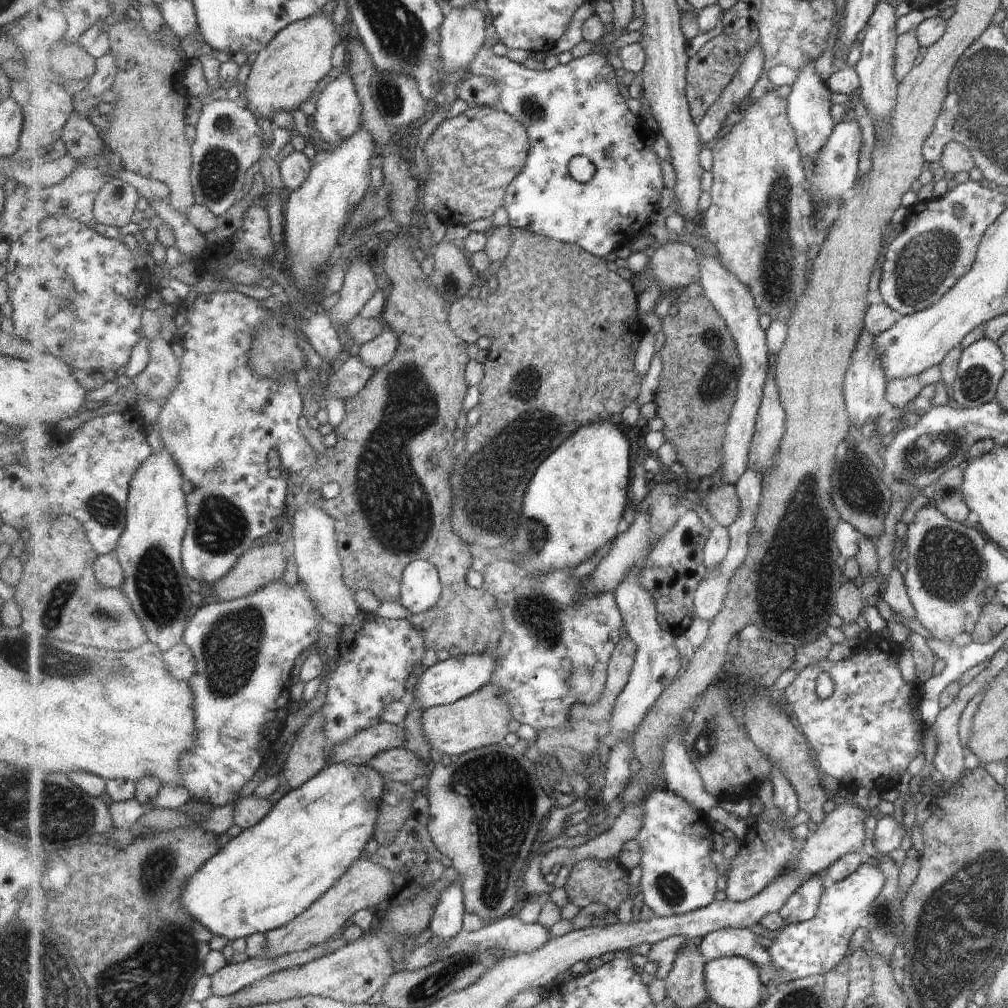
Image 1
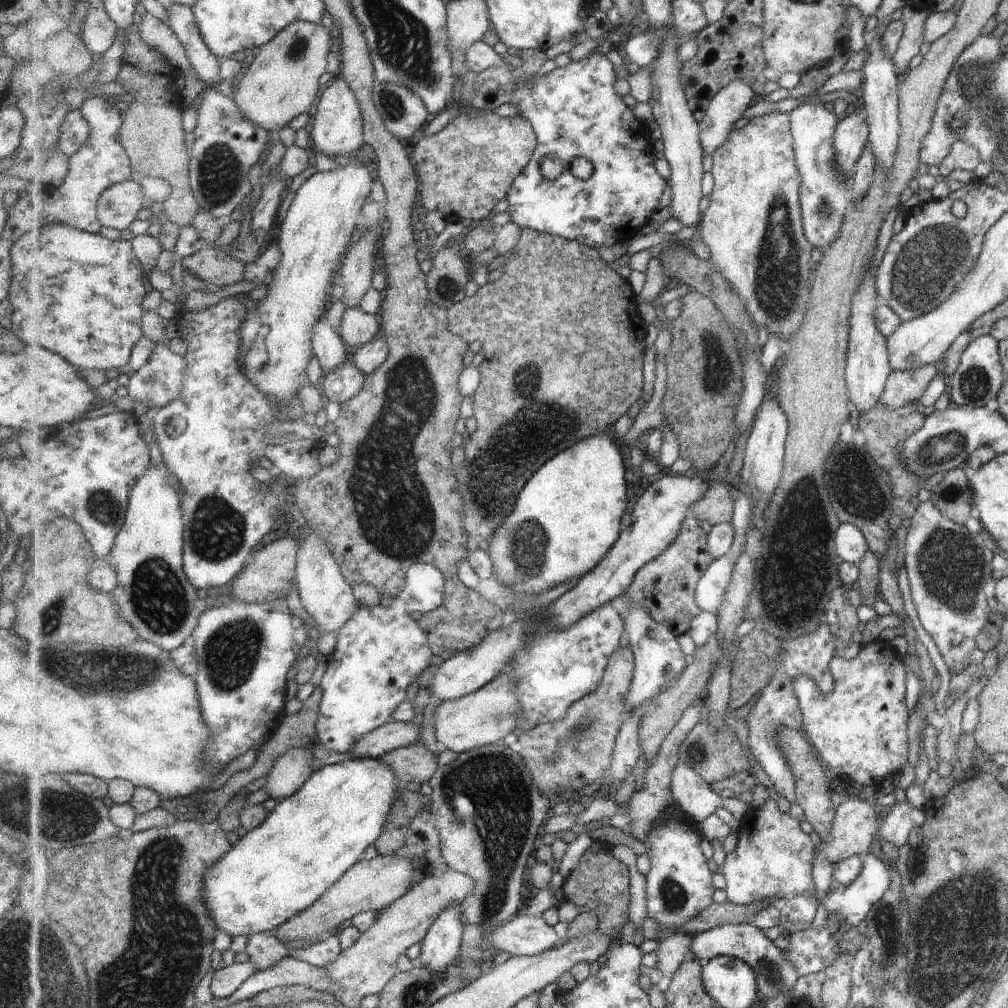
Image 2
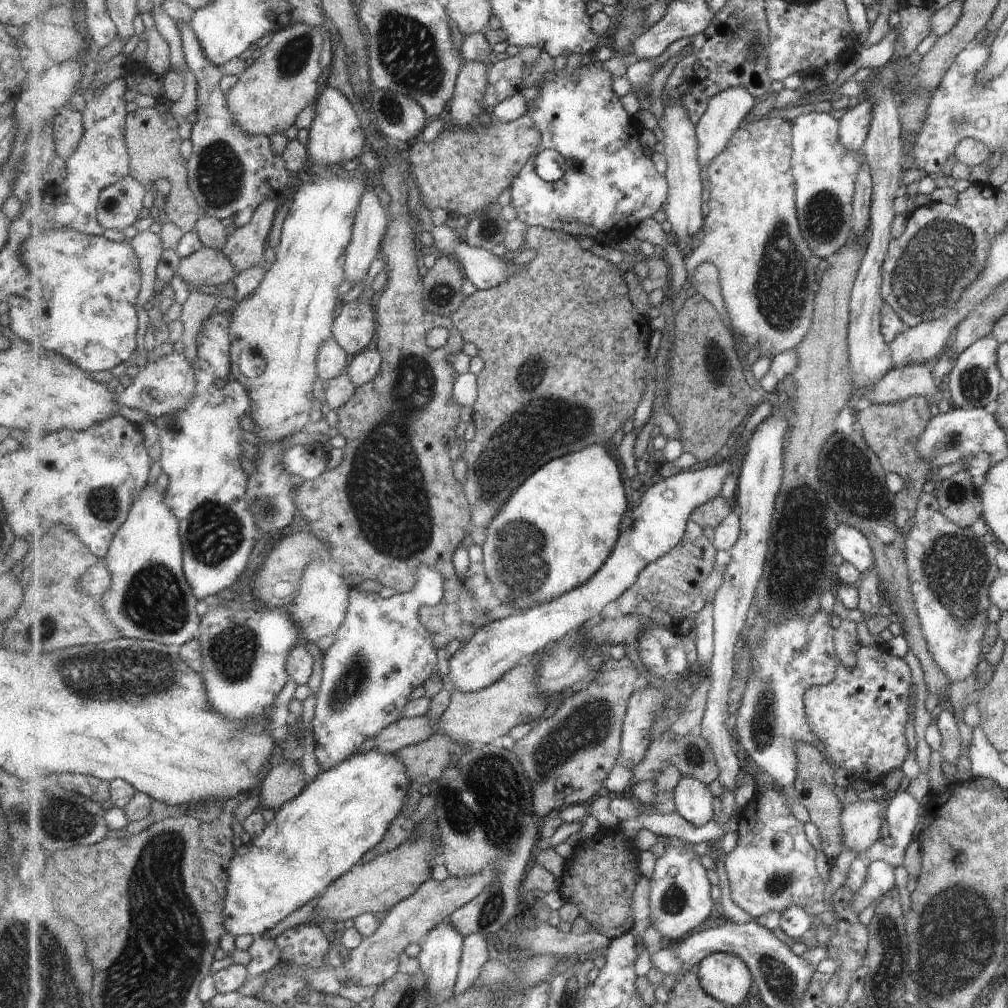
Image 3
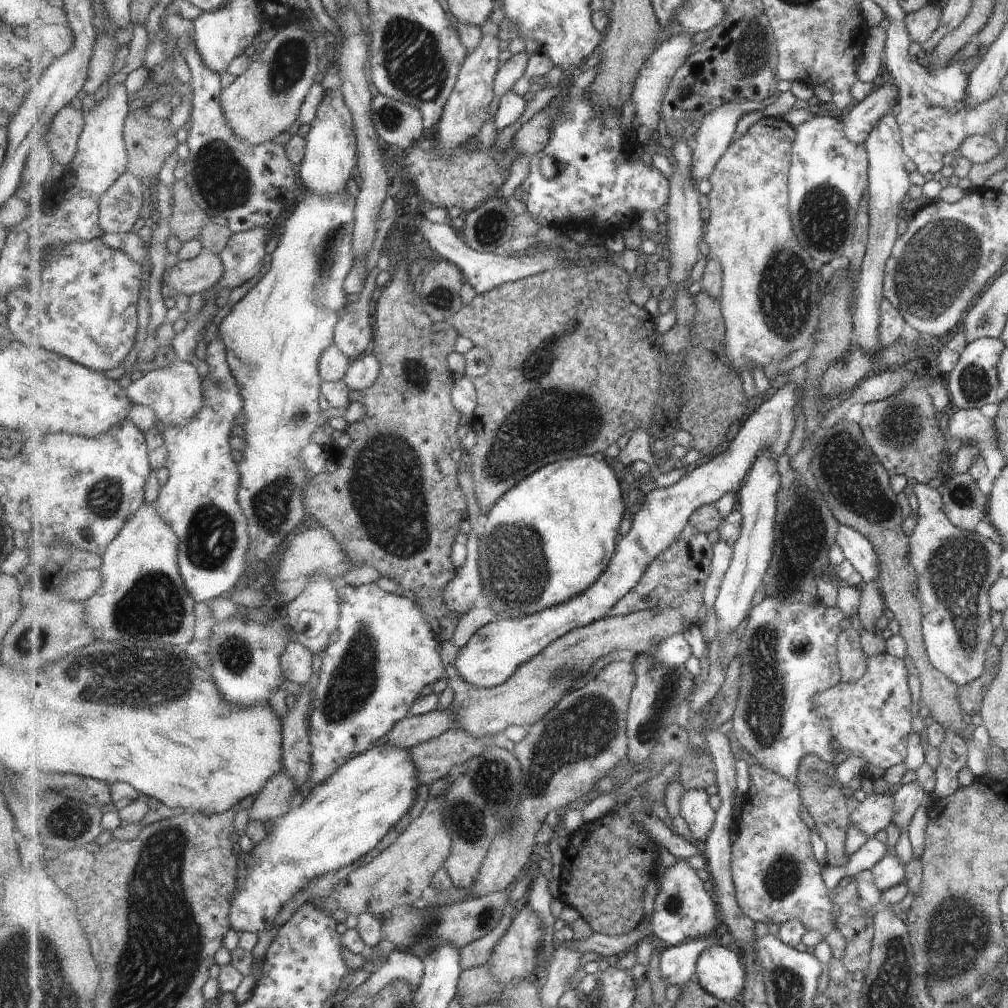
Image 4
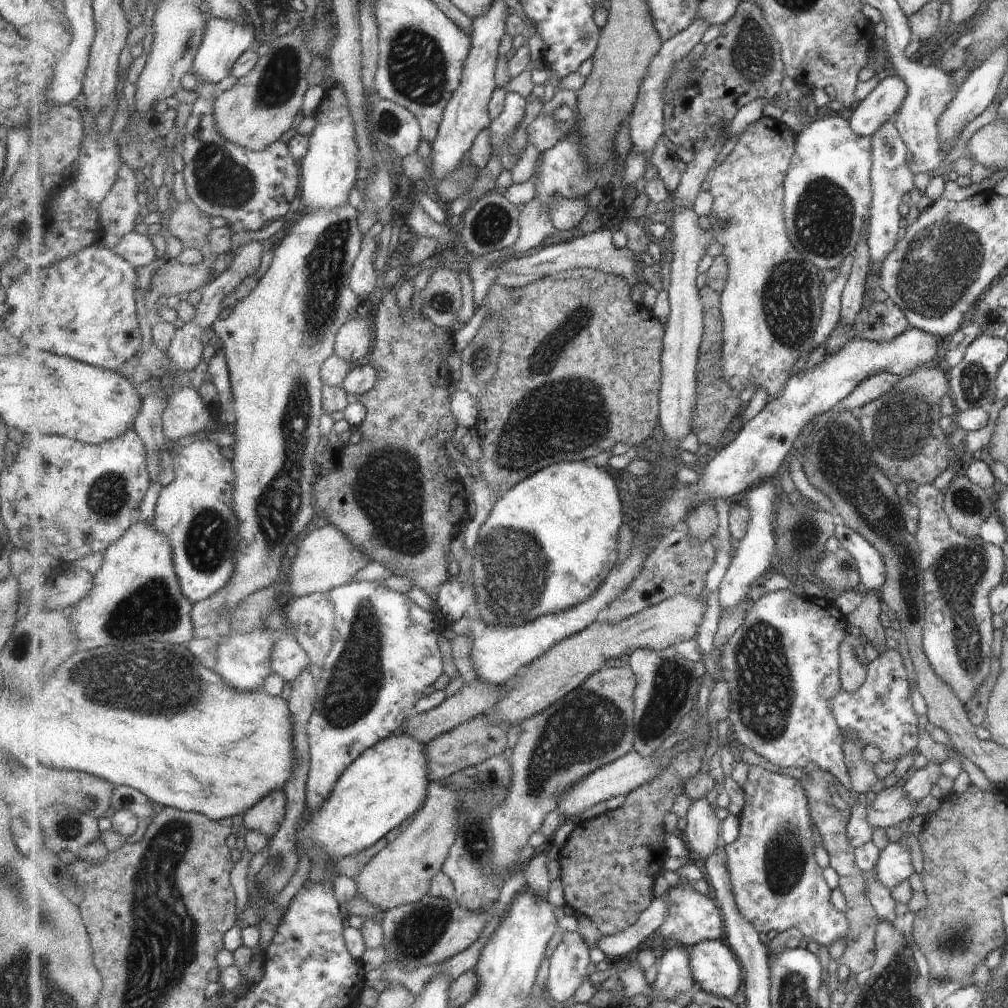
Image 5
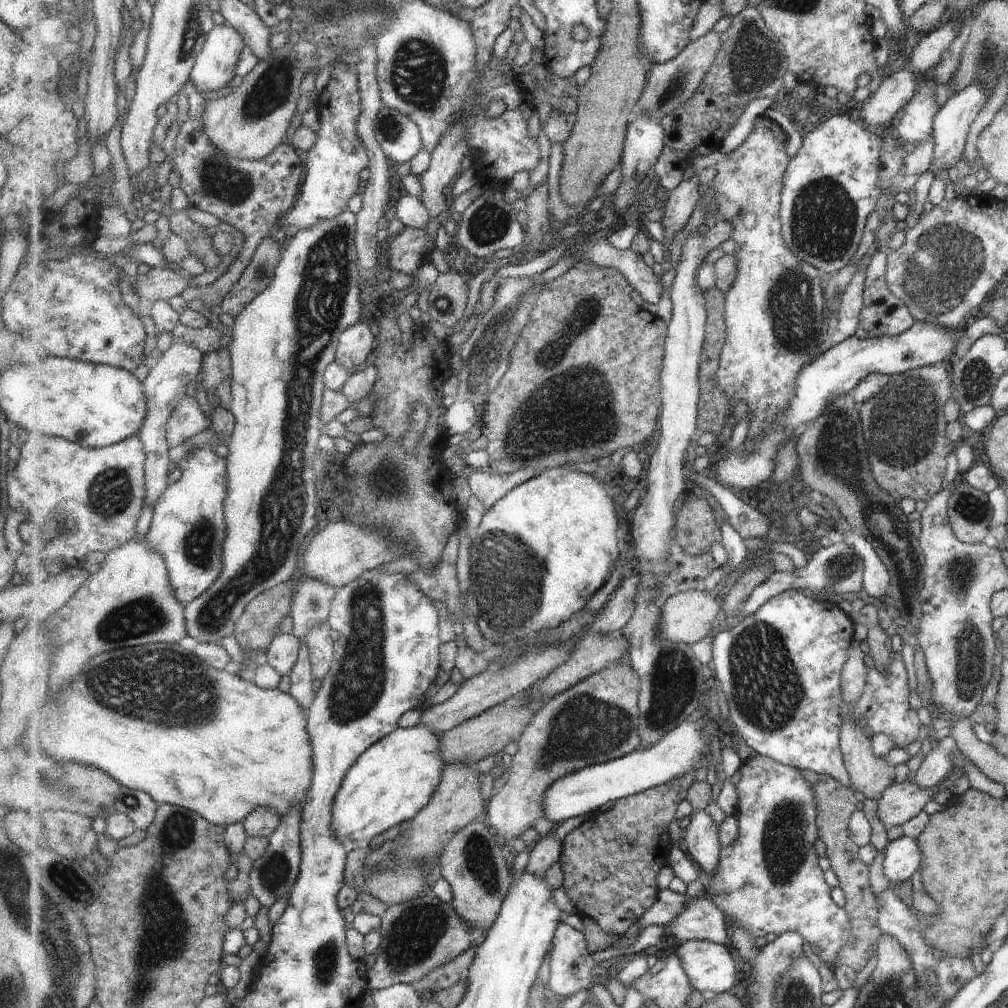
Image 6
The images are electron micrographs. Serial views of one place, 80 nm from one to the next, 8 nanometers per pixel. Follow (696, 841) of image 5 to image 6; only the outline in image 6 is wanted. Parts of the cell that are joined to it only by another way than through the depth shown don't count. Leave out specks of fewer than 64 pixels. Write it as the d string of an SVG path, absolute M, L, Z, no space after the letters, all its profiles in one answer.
M705 810L695 811L684 832L684 849L709 876L713 875L720 865L723 846L719 830L720 826Z

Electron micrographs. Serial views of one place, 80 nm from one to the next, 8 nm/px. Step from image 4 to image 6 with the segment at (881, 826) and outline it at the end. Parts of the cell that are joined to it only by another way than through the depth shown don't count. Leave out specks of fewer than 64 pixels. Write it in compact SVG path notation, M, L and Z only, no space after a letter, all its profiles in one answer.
M906 779L899 783L891 783L876 800L876 817L886 828L903 824L920 810L924 810L927 801L932 800L931 794L938 786L931 789L921 788L913 781Z

